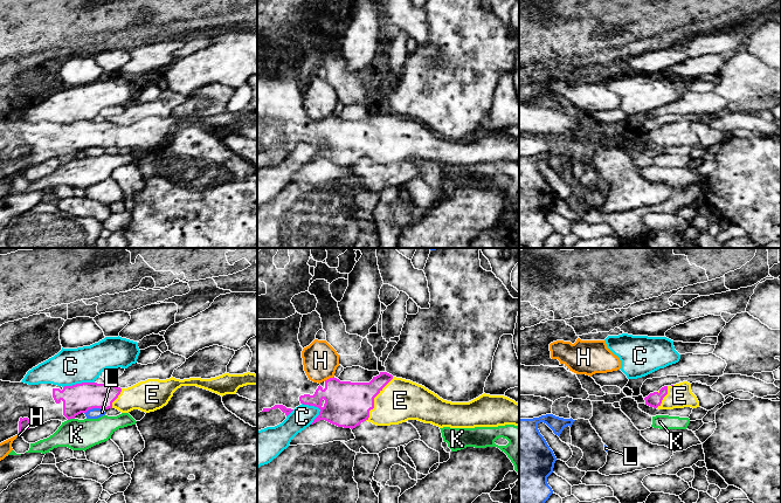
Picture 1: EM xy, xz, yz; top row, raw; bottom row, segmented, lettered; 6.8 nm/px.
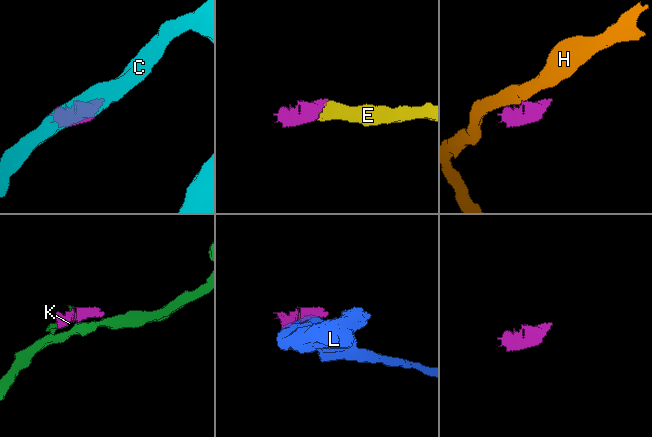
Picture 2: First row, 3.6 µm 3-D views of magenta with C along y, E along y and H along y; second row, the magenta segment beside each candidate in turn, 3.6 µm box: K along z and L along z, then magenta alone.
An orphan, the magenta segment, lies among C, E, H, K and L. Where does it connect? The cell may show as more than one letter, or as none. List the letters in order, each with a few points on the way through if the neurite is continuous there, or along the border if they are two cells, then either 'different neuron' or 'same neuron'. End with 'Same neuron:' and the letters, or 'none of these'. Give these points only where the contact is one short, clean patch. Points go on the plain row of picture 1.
C: different neuron
E: runs through xz (347, 142), (373, 137), (400, 138); same neuron
H: different neuron
K: border along xy (74, 156), (68, 158); different neuron
L: border along xy (103, 147), (89, 146), (84, 151); different neuron
Same neuron: E

